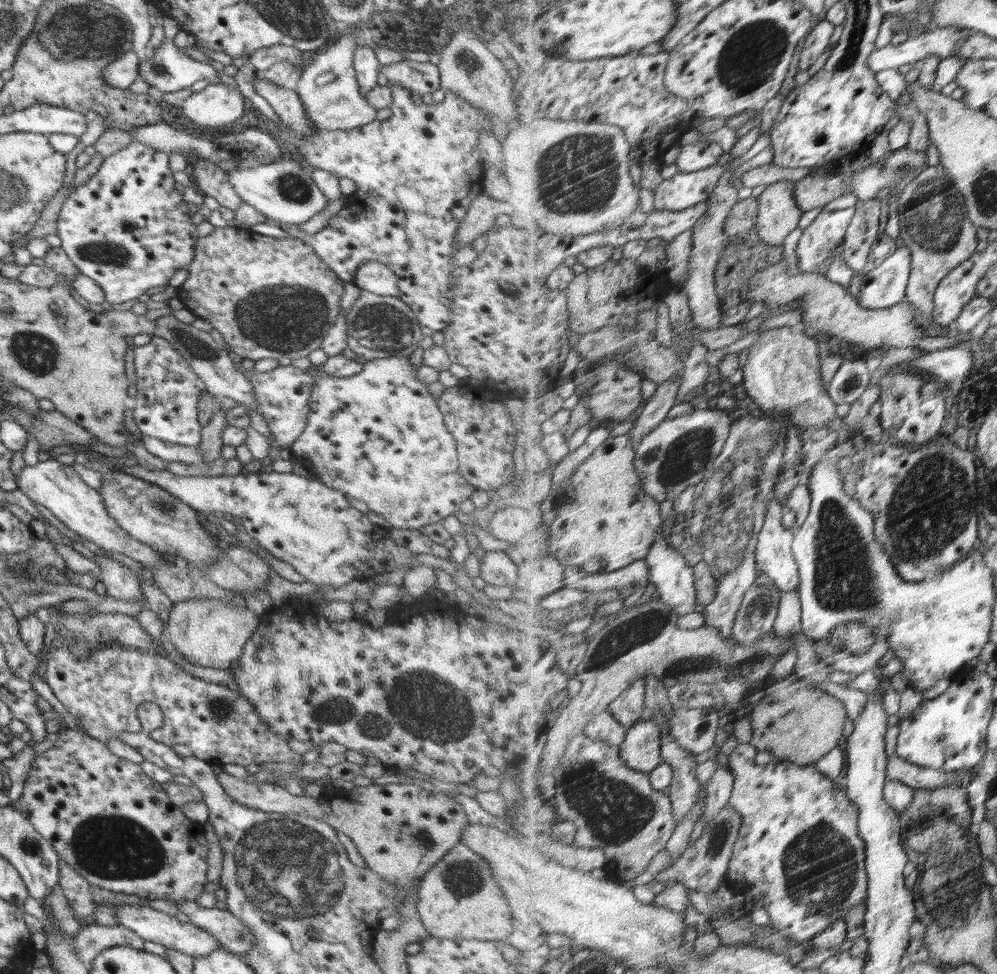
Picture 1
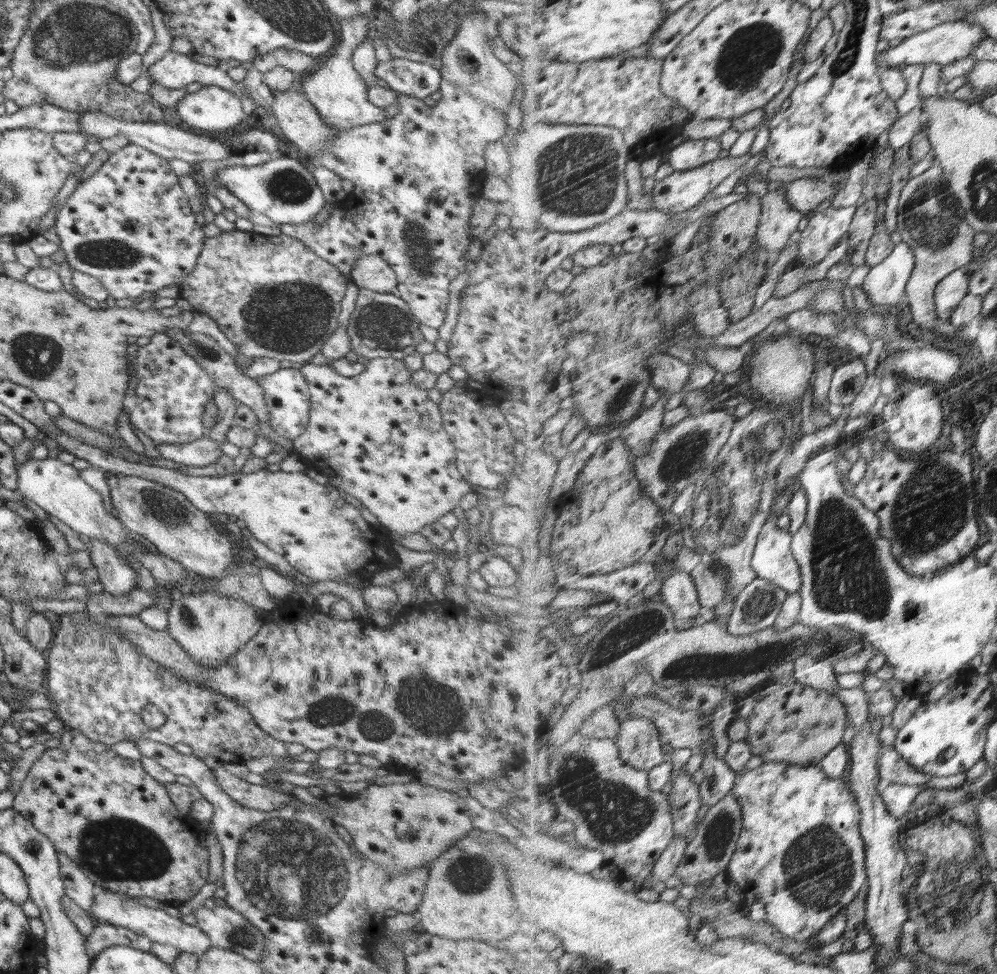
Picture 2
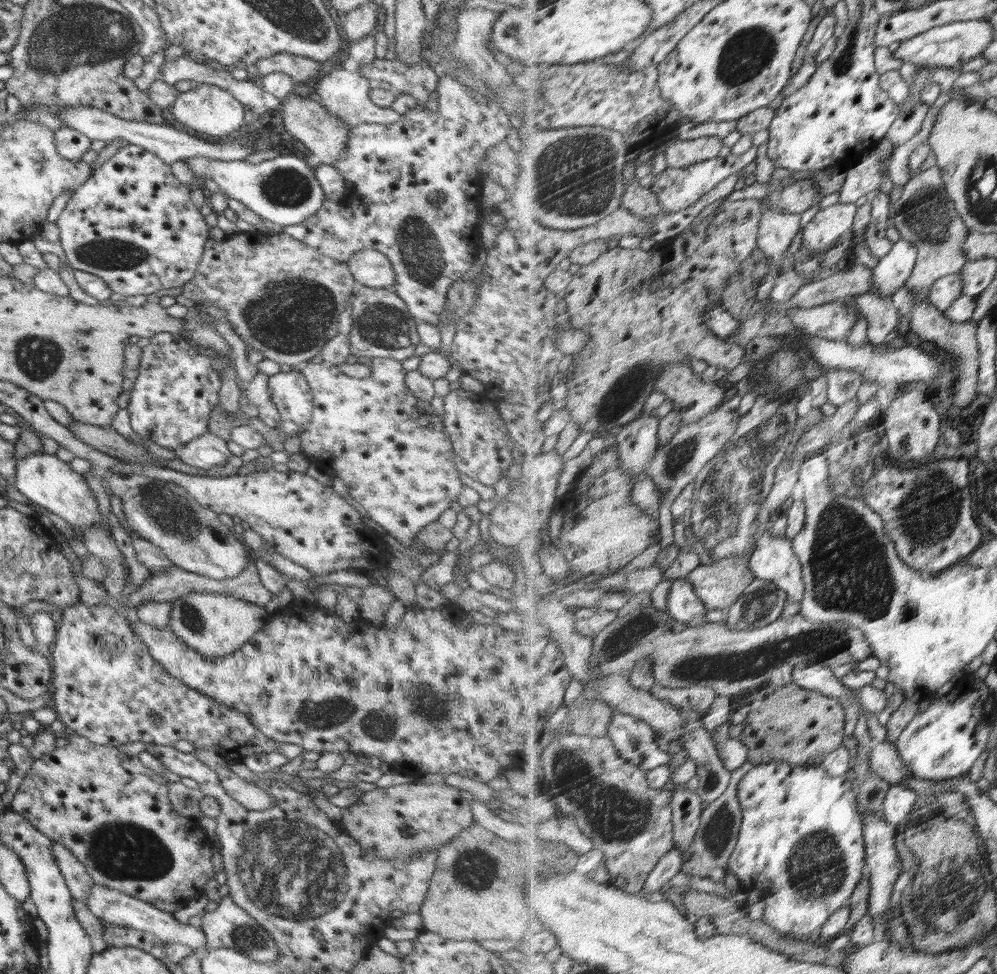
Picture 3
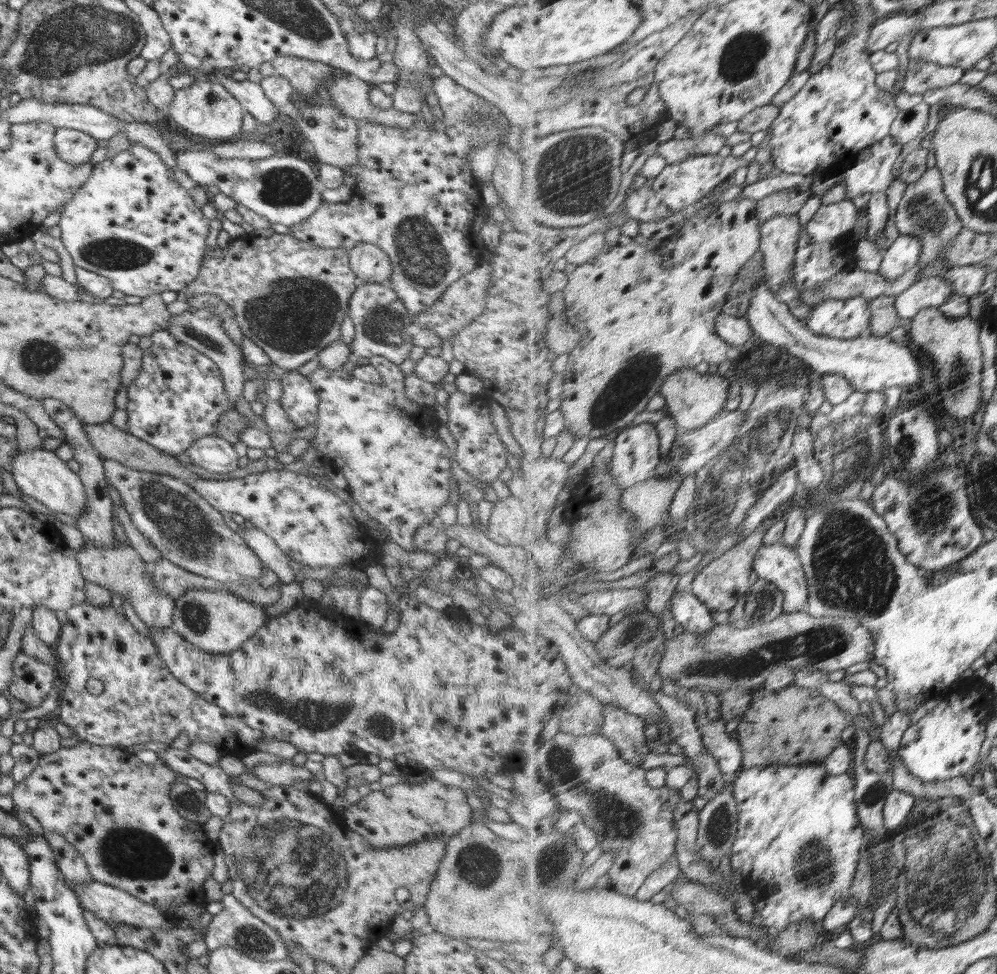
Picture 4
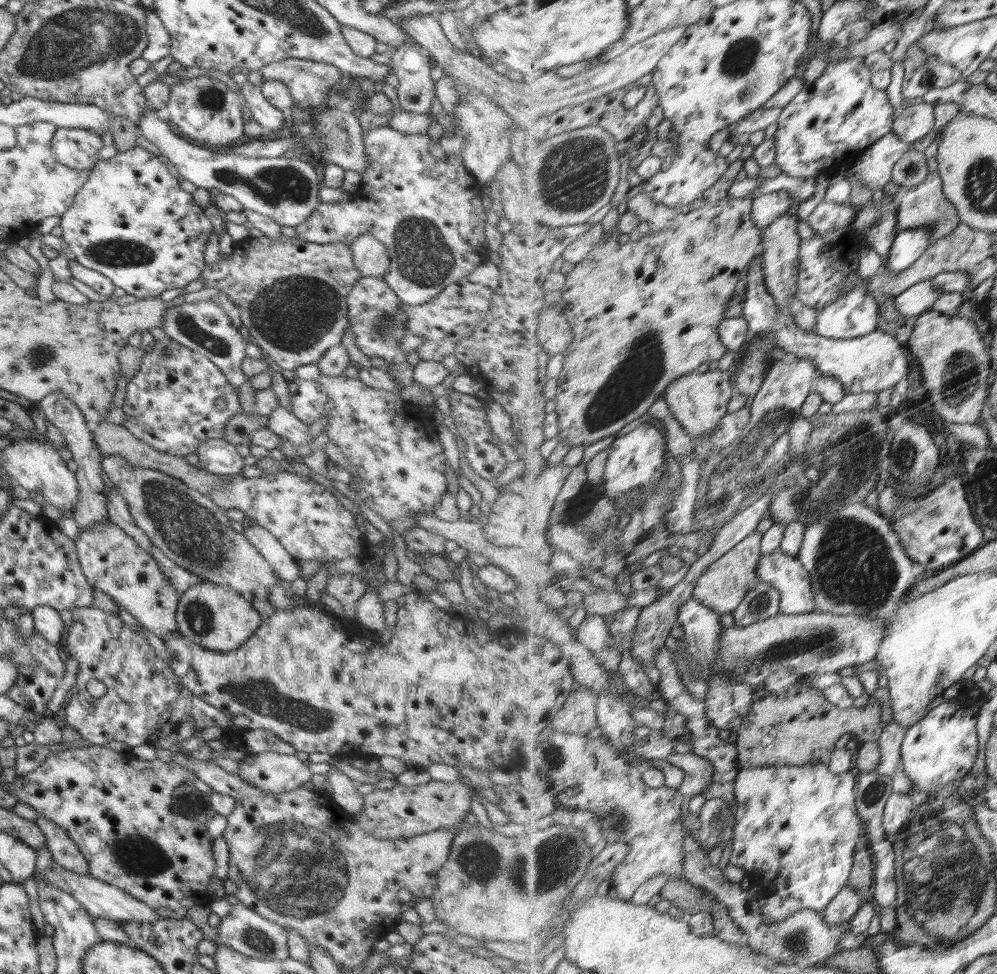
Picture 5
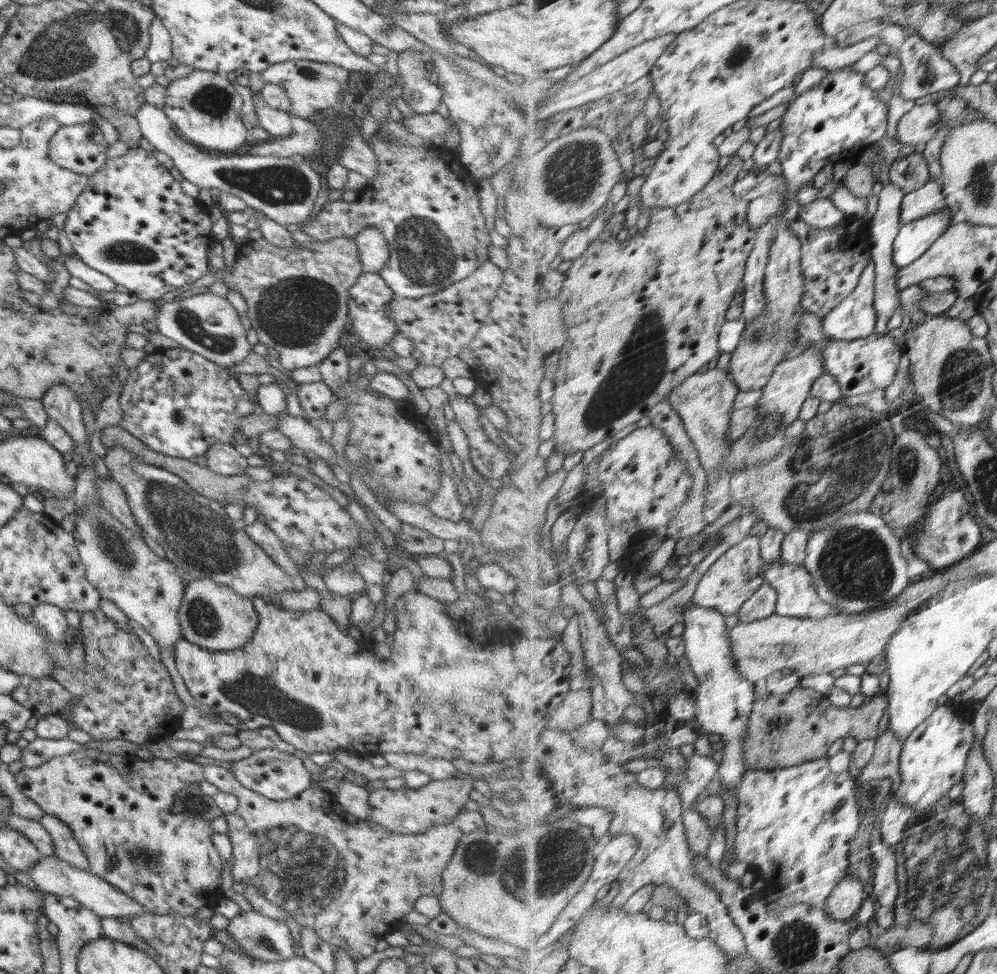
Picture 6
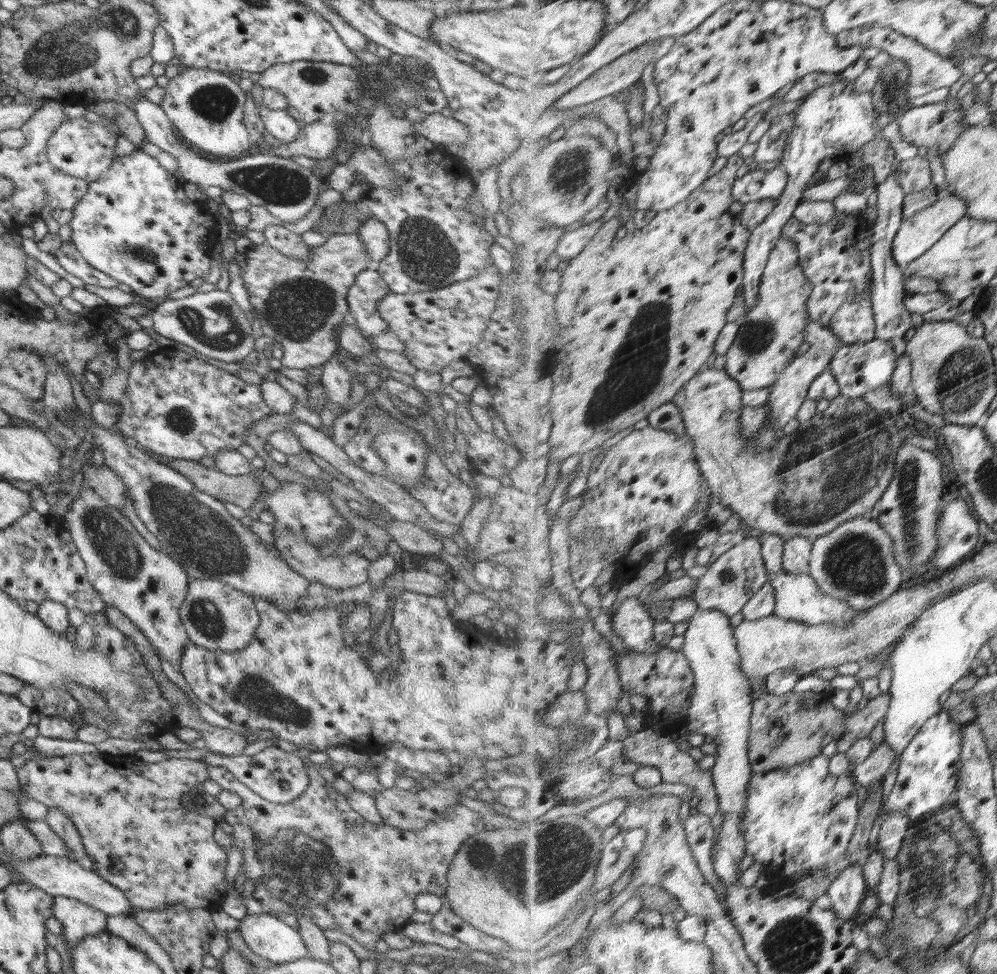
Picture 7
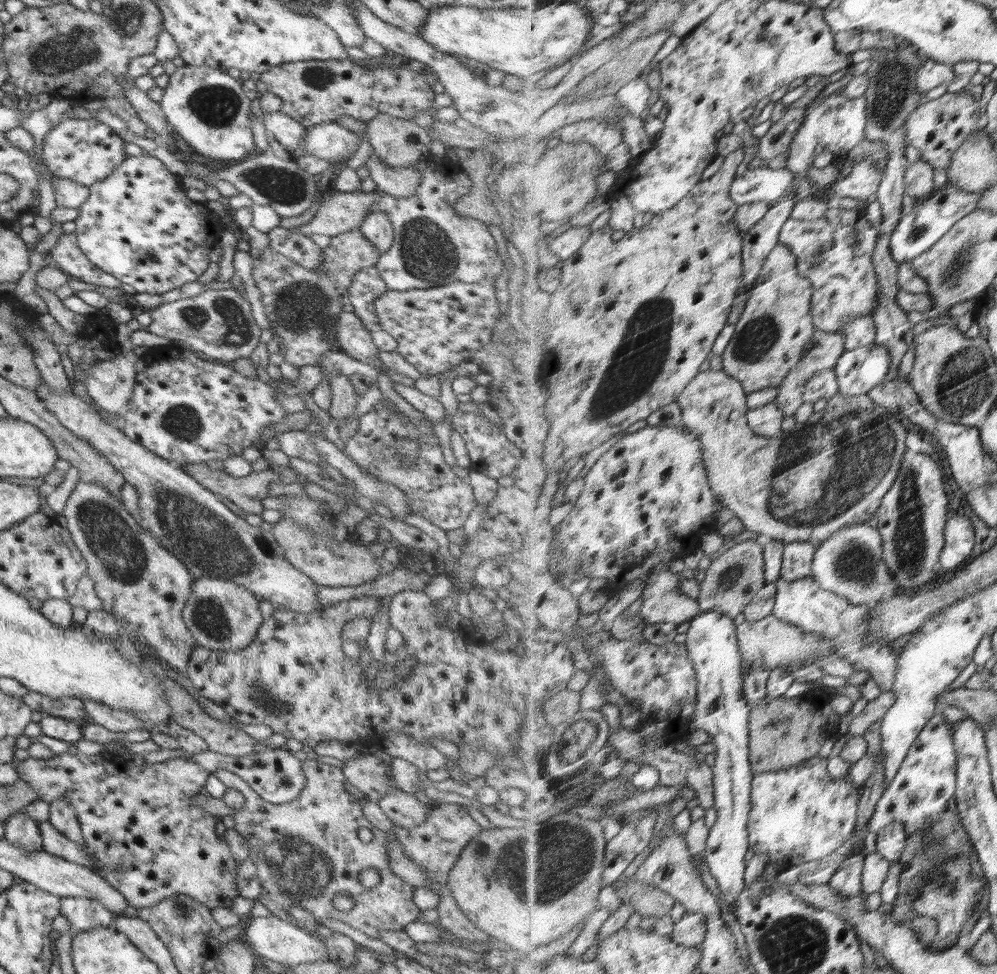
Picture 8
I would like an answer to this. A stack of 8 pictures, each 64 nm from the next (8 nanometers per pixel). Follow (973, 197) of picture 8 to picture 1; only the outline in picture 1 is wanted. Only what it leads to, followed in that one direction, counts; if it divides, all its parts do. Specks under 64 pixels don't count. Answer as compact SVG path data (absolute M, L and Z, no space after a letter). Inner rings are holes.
M905 245L865 275L861 306L866 309L891 308L907 298L912 265L913 253Z

